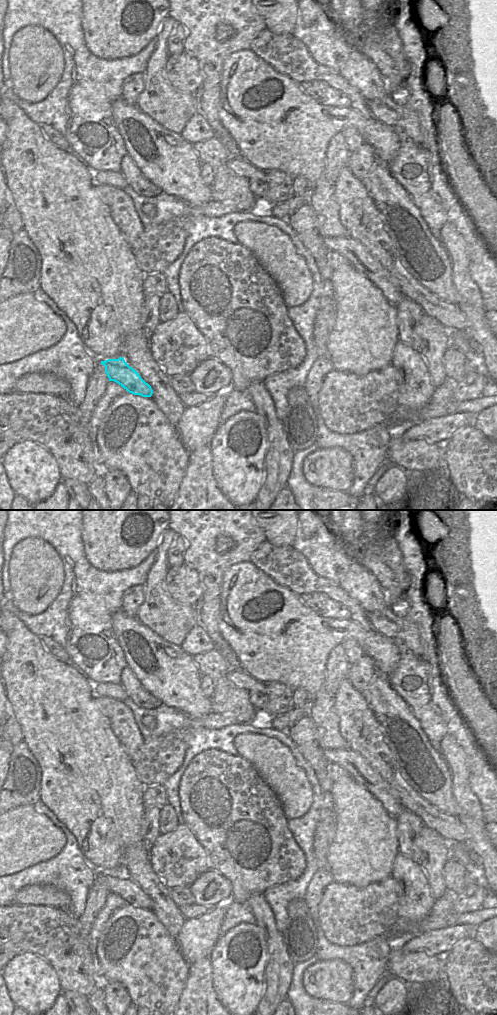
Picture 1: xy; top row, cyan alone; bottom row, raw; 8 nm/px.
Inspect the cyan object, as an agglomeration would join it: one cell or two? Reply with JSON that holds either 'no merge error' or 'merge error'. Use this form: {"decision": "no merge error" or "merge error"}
{"decision": "no merge error"}

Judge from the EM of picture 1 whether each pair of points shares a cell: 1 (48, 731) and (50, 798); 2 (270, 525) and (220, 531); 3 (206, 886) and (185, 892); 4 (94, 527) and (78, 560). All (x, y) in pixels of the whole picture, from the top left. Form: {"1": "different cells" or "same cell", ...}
{"1": "same cell", "2": "different cells", "3": "different cells", "4": "different cells"}

